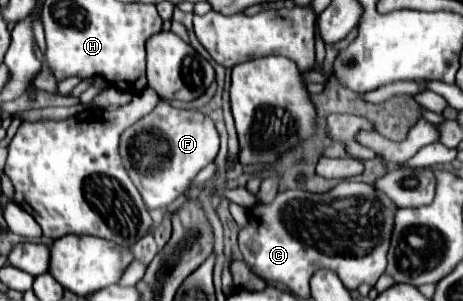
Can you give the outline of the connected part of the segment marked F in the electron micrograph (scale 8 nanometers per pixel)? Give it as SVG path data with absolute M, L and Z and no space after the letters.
M159 99L151 113L123 131L119 151L145 205L149 209L159 209L171 205L179 195L189 191L193 177L217 157L219 133L213 121L201 111L175 109Z

